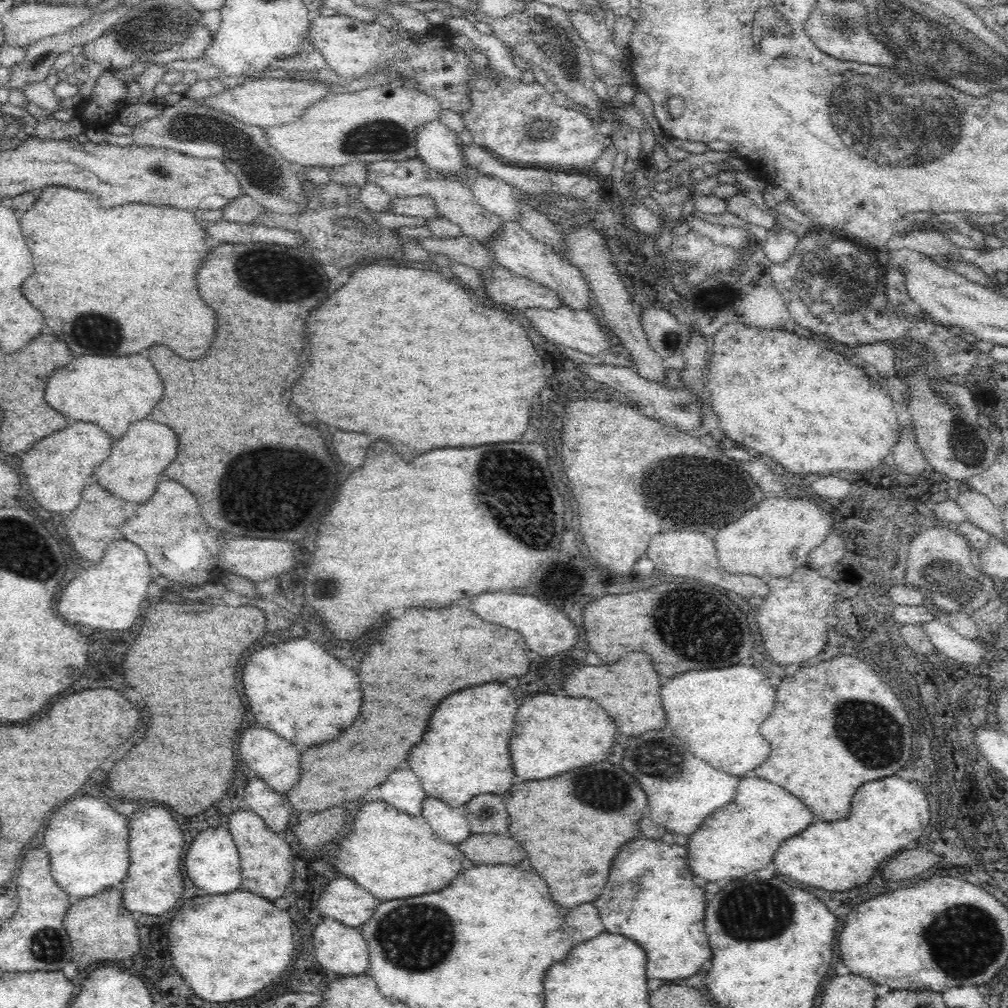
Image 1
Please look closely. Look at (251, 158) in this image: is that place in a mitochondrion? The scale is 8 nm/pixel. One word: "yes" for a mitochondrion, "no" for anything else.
yes

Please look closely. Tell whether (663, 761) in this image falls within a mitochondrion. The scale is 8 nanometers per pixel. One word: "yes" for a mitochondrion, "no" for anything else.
yes

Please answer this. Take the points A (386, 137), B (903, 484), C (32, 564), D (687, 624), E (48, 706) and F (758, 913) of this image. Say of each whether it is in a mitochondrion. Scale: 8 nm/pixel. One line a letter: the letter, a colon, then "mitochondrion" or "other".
A: mitochondrion
B: other
C: mitochondrion
D: mitochondrion
E: other
F: mitochondrion

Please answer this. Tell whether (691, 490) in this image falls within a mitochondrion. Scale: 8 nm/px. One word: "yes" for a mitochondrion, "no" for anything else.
yes

